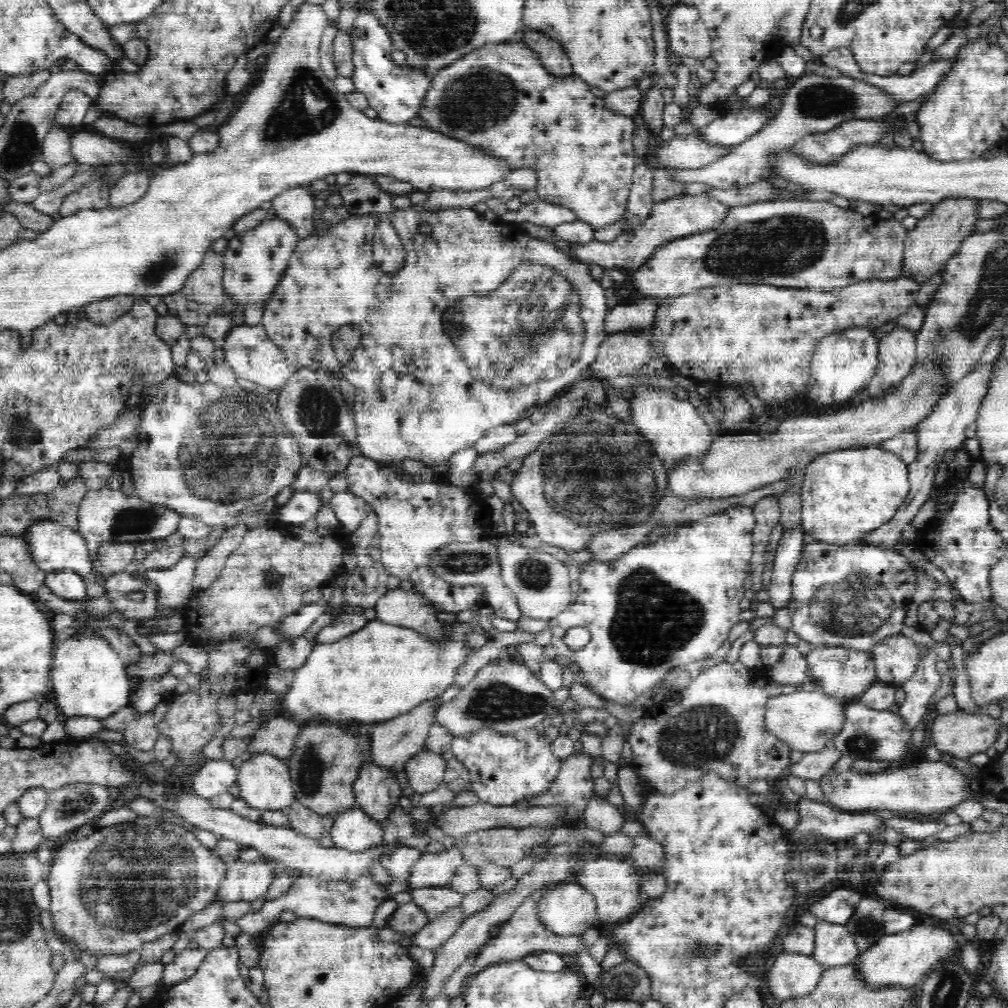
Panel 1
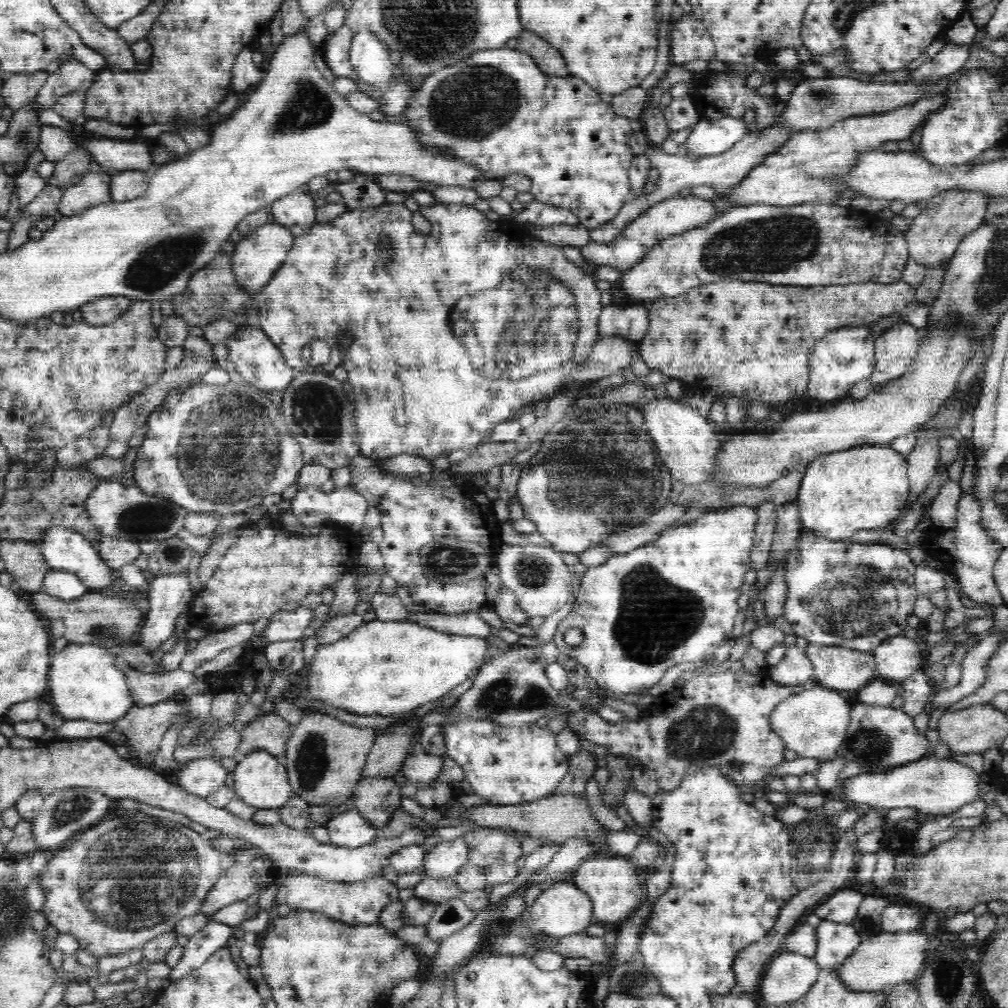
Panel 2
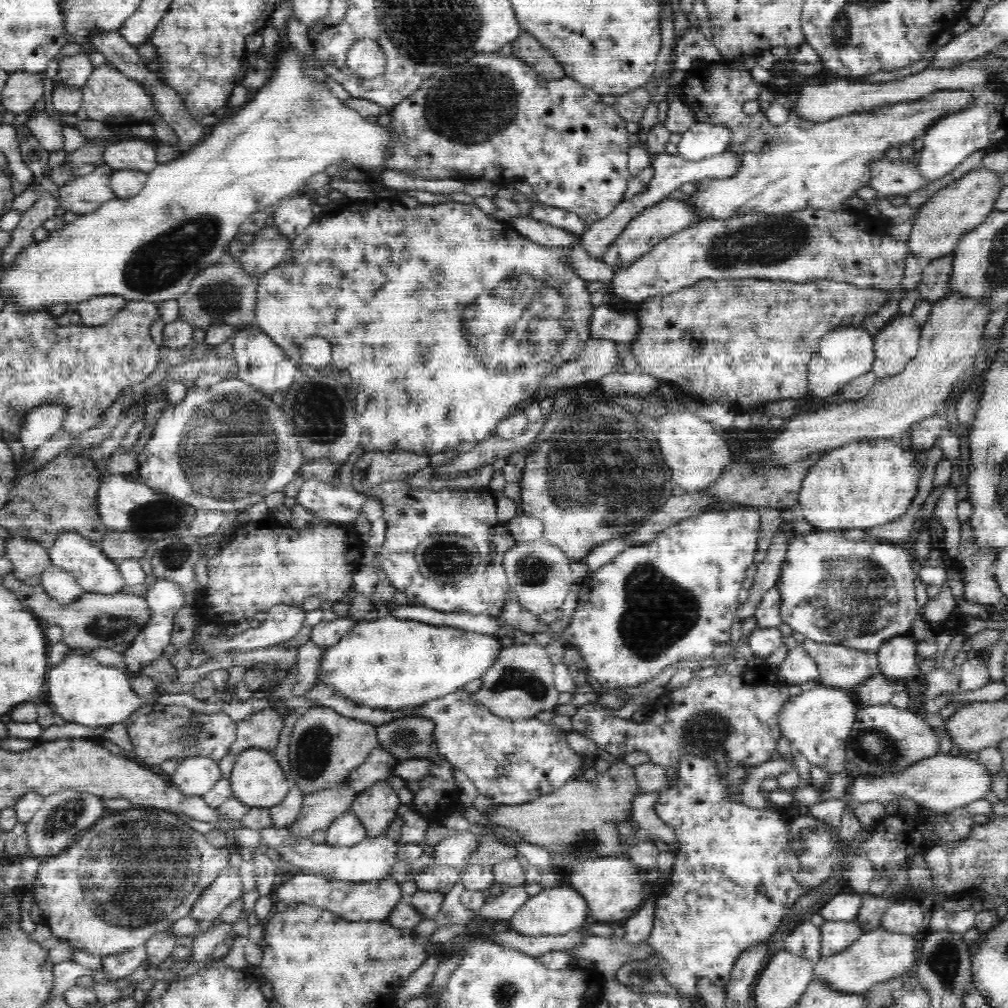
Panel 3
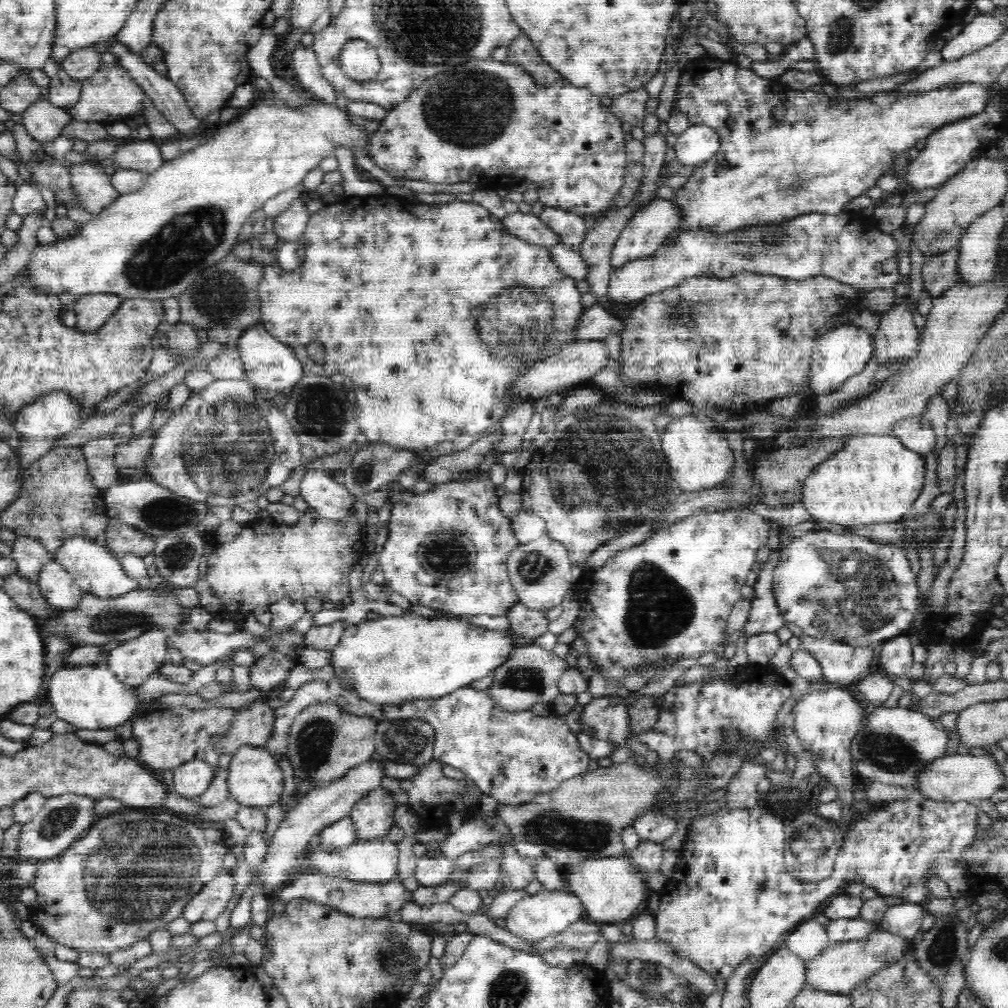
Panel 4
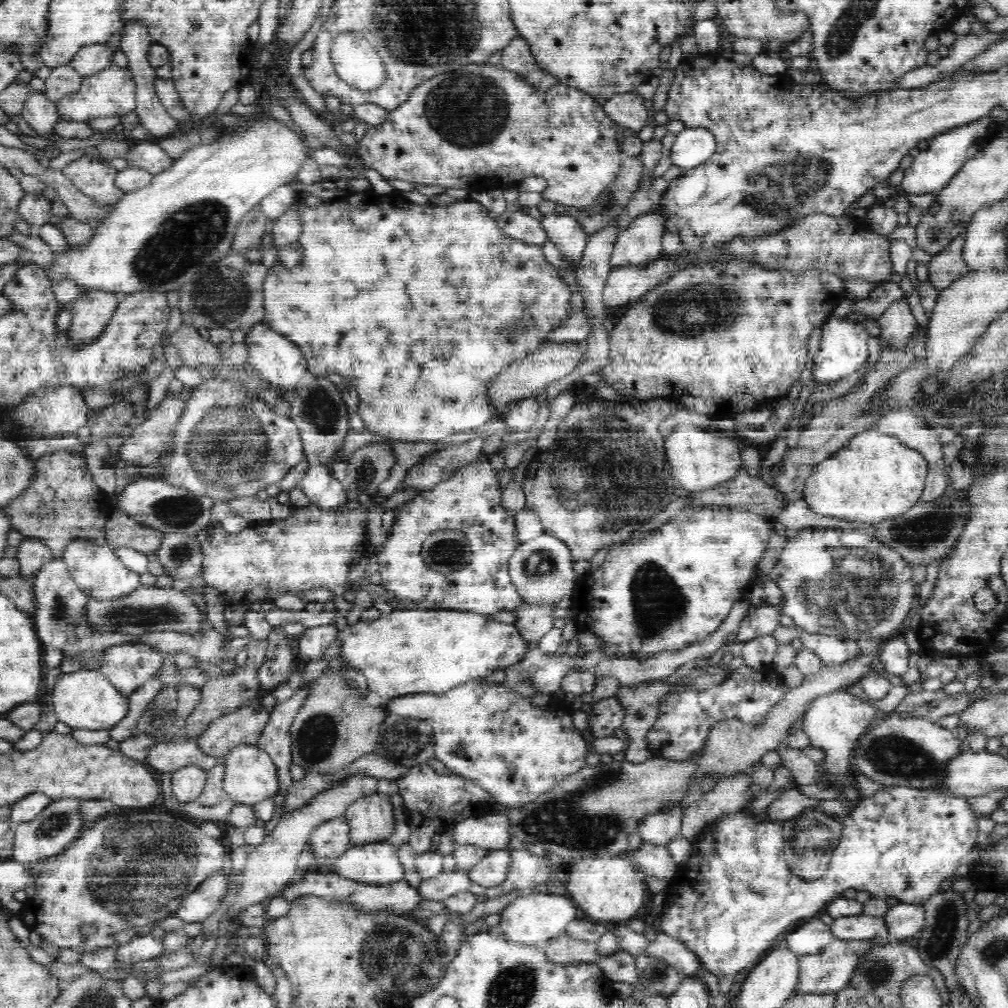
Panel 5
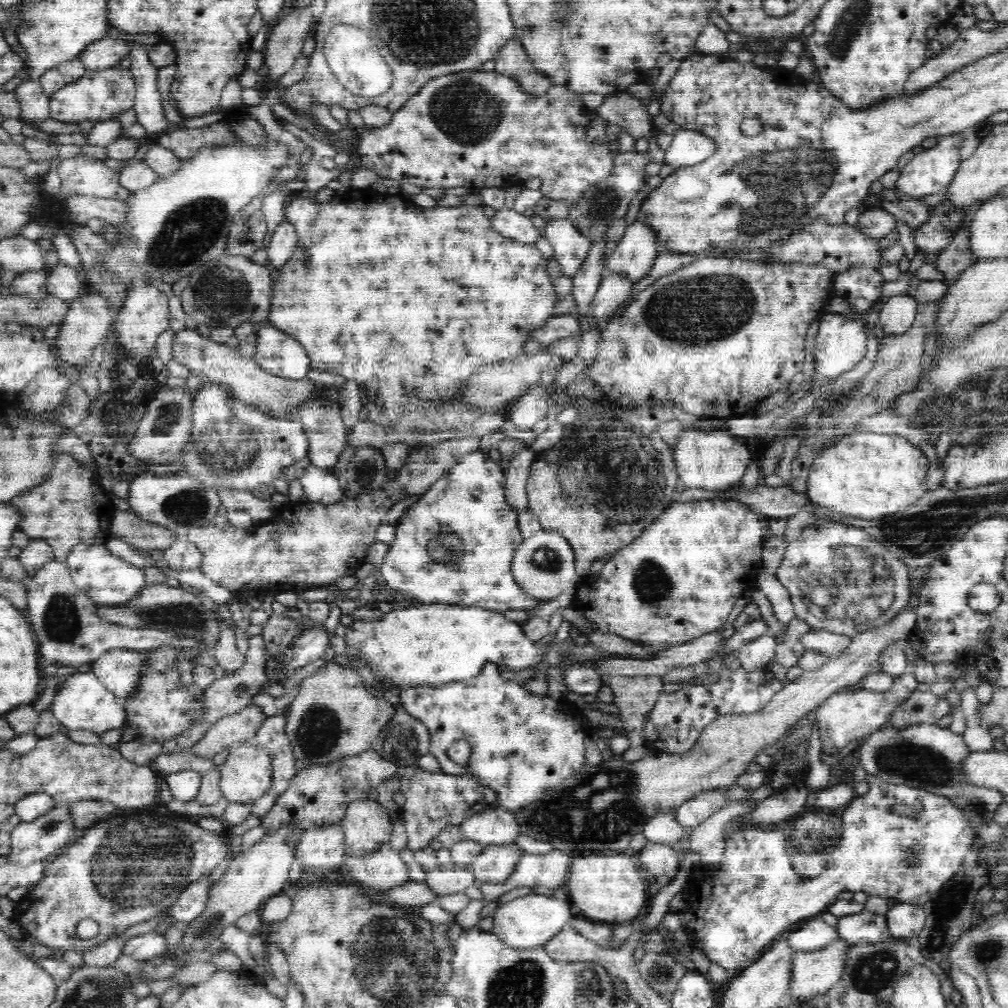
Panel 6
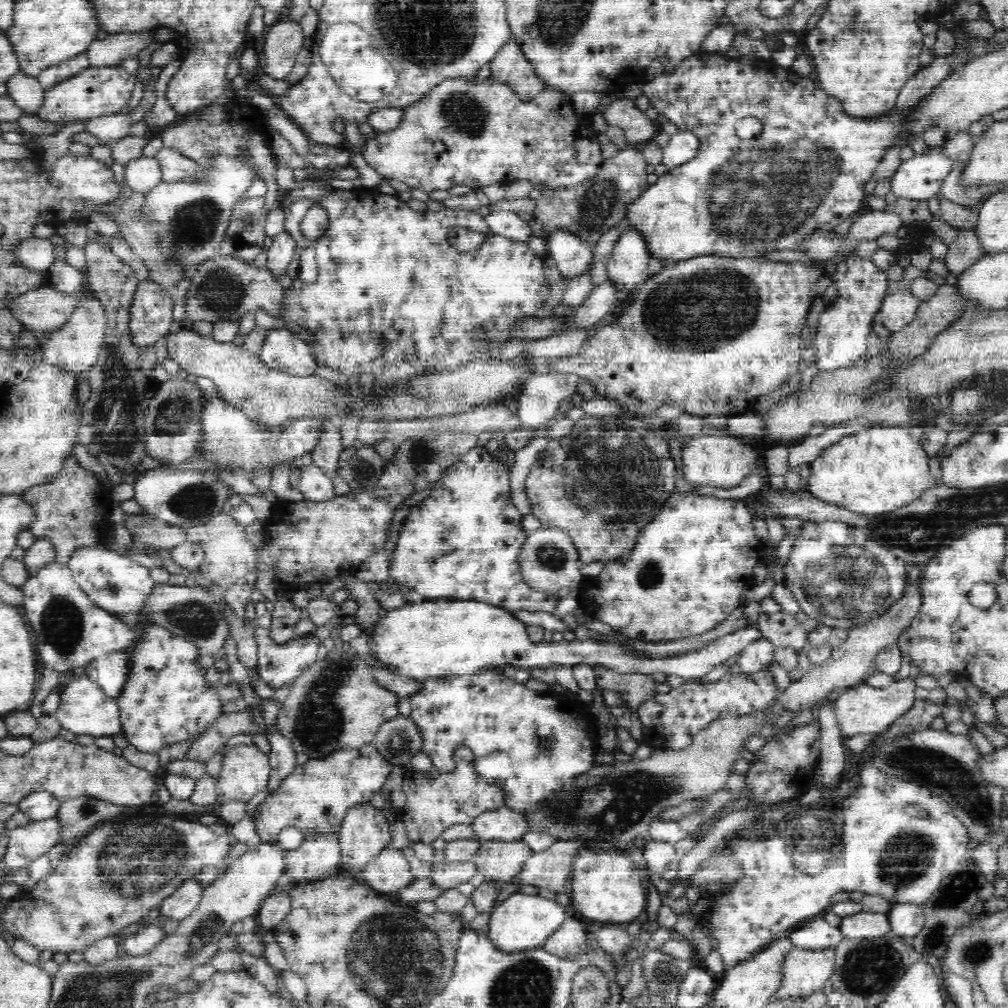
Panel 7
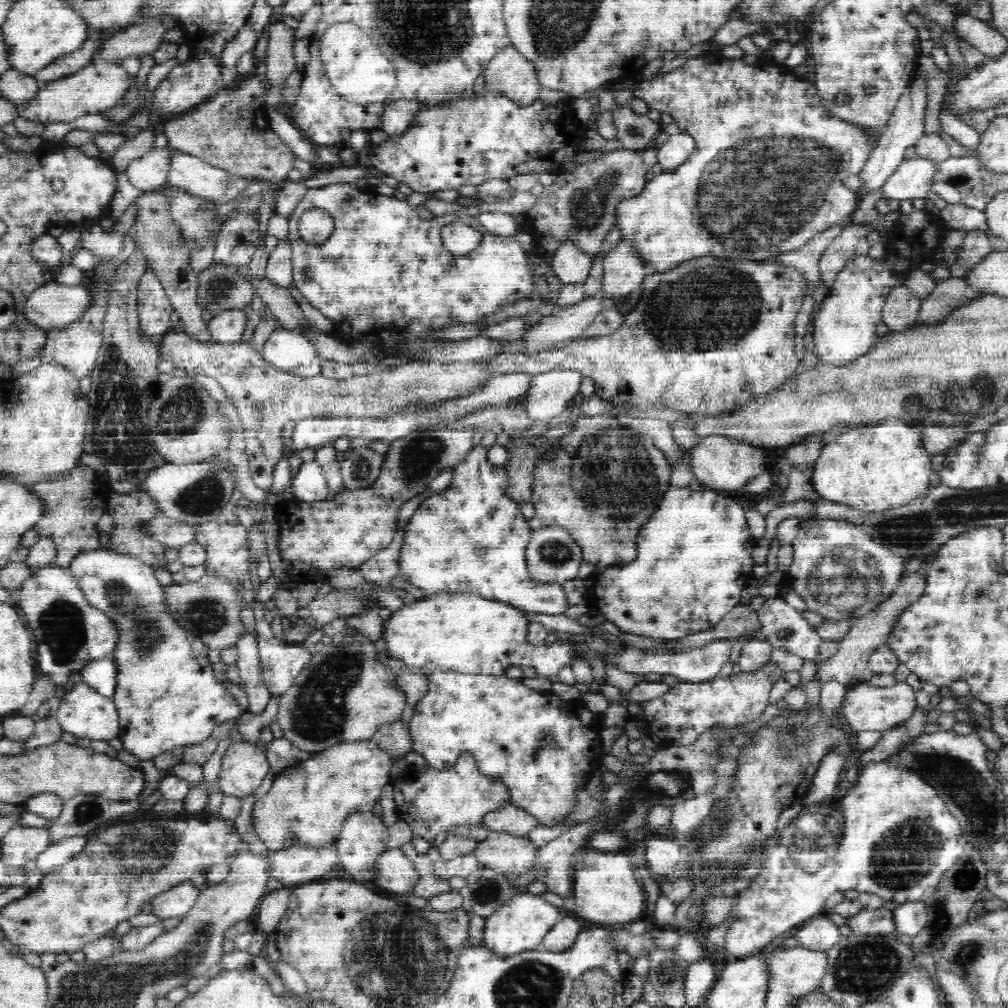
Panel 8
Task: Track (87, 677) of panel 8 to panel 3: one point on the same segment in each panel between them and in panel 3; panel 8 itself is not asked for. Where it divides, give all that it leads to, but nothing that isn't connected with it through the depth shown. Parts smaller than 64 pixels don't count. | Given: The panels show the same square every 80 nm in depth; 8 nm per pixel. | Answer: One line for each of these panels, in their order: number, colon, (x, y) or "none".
3: (165, 598)
4: (132, 661)
5: (127, 667)
6: (117, 670)
7: (107, 672)

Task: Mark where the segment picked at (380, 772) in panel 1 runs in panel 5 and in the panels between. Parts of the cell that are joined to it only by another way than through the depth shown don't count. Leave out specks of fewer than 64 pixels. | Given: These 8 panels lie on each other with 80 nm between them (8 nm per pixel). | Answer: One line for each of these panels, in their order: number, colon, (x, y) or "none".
2: (376, 798)
3: (376, 807)
4: (372, 816)
5: (369, 819)

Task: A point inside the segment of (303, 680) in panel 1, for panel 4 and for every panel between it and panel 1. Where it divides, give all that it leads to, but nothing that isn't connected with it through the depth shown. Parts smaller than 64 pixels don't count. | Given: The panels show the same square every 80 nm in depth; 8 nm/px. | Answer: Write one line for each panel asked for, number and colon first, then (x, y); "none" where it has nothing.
2: (382, 668)
3: (388, 663)
4: (389, 658)

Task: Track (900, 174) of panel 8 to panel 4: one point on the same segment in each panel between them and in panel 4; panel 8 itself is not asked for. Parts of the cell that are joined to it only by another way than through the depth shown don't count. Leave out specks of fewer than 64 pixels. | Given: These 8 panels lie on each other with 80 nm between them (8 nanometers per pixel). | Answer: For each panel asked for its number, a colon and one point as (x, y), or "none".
4: (948, 150)
5: (933, 168)
6: (932, 170)
7: (919, 177)

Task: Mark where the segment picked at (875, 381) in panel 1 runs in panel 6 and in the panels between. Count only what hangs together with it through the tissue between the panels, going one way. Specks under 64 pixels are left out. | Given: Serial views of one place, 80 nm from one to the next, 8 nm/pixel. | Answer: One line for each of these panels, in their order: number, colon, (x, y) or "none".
2: (895, 349)
3: (895, 345)
4: (896, 337)
5: (897, 322)
6: (896, 315)

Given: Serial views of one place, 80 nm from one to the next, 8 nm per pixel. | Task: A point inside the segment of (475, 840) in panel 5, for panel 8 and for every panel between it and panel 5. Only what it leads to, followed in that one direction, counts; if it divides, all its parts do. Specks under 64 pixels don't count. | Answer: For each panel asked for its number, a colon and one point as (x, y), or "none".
6: (499, 826)
7: (506, 823)
8: (511, 818)

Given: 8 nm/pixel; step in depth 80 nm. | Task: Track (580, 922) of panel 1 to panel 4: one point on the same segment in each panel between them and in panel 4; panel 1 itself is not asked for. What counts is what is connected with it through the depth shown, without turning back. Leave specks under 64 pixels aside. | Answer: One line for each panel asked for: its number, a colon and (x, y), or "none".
2: (563, 909)
3: (558, 910)
4: (532, 919)

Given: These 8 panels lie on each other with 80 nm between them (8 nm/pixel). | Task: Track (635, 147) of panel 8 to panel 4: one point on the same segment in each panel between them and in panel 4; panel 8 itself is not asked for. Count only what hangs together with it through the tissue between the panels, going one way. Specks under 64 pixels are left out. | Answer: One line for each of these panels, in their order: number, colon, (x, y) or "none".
4: (631, 107)
5: (629, 109)
6: (623, 110)
7: (637, 128)

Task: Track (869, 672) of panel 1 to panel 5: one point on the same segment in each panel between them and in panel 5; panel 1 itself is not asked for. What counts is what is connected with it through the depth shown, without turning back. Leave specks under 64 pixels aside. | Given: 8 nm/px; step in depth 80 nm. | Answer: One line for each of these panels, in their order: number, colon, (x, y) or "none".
2: (836, 668)
3: (839, 666)
4: (842, 662)
5: (830, 649)

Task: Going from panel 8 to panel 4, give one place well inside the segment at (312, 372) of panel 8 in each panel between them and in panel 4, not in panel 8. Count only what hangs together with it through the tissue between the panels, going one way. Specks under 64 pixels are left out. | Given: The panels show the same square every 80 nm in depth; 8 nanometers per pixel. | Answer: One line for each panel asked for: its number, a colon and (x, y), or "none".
4: (270, 363)
5: (279, 358)
6: (278, 351)
7: (283, 349)

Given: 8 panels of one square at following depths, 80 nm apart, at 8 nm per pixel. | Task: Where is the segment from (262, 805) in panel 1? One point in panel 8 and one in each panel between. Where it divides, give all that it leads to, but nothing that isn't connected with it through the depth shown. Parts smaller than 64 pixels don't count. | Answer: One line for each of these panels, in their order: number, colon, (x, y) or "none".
2: (261, 780)
3: (257, 780)
4: (254, 778)
5: (249, 774)
6: (245, 775)
7: (245, 771)
8: (244, 765)

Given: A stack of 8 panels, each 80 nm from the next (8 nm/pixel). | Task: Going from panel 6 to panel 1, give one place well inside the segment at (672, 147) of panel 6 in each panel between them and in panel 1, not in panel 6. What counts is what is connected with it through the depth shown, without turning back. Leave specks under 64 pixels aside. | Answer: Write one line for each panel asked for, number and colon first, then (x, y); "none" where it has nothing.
1: (729, 130)
2: (708, 137)
3: (701, 140)
4: (694, 146)
5: (693, 146)

